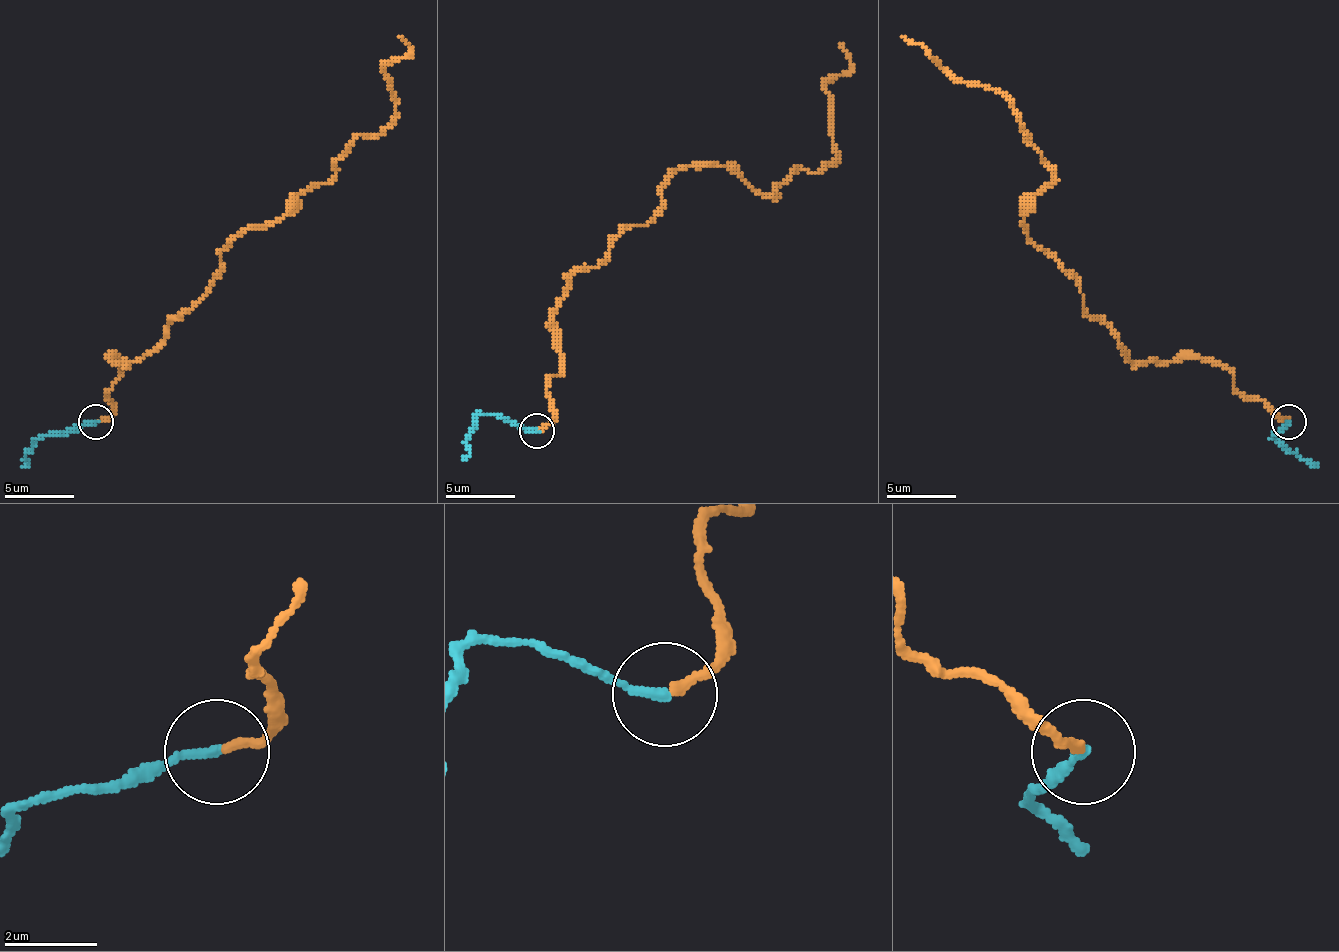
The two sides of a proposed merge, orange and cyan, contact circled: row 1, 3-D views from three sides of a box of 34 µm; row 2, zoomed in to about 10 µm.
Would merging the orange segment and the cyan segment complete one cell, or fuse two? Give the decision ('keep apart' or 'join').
join

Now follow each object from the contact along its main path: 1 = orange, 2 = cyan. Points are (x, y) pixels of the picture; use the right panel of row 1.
1: (1289, 421), (1199, 358), (1132, 362), (1024, 229), (1052, 183), (1031, 134), (1003, 96), (958, 82), (902, 37)
2: (1289, 421), (1272, 435), (1317, 466)

